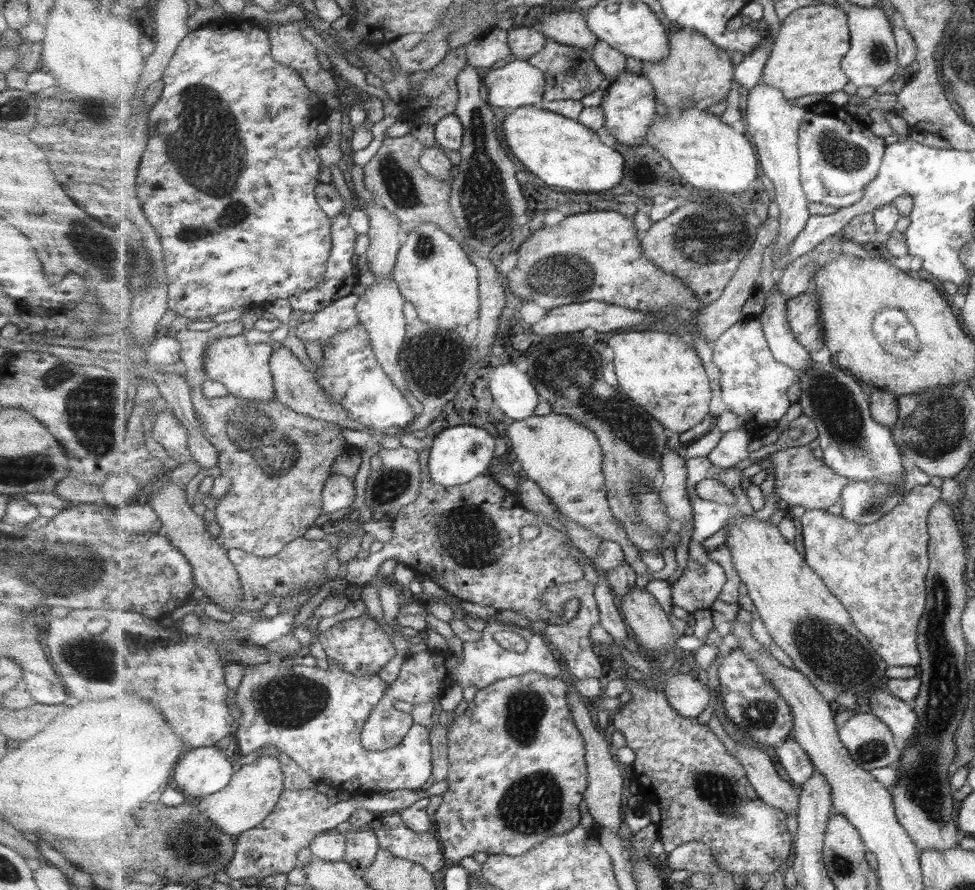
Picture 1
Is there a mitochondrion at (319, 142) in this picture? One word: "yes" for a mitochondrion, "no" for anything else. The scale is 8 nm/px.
no

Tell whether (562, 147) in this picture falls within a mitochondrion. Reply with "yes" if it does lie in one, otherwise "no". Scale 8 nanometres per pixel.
no

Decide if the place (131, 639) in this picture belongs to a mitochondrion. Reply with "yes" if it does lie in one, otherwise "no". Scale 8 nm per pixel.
yes

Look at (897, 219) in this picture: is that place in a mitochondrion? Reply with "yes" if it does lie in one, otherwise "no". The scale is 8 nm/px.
no

